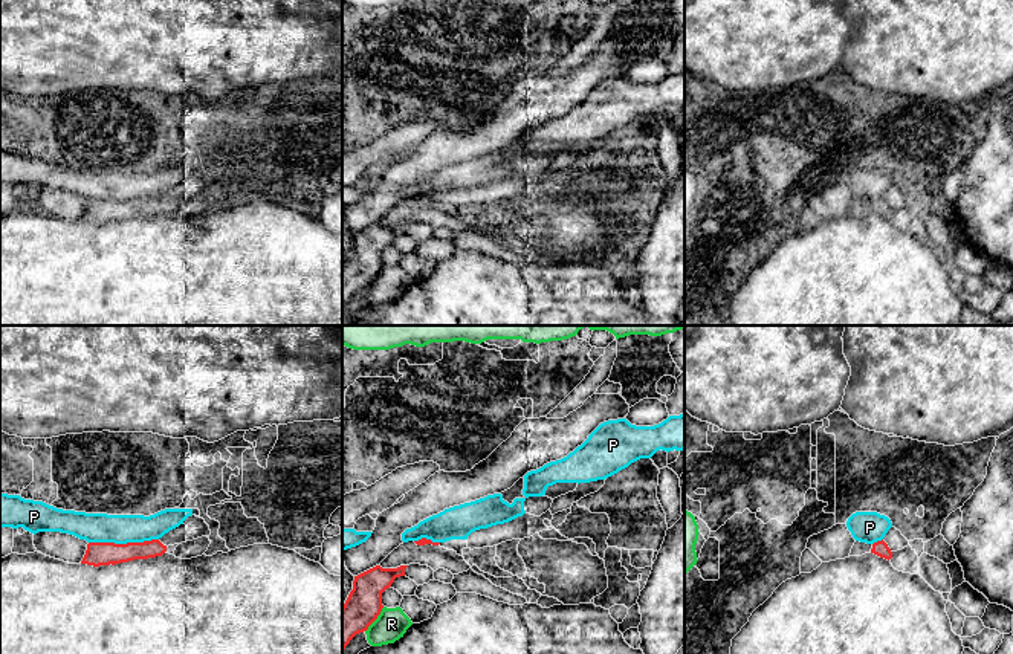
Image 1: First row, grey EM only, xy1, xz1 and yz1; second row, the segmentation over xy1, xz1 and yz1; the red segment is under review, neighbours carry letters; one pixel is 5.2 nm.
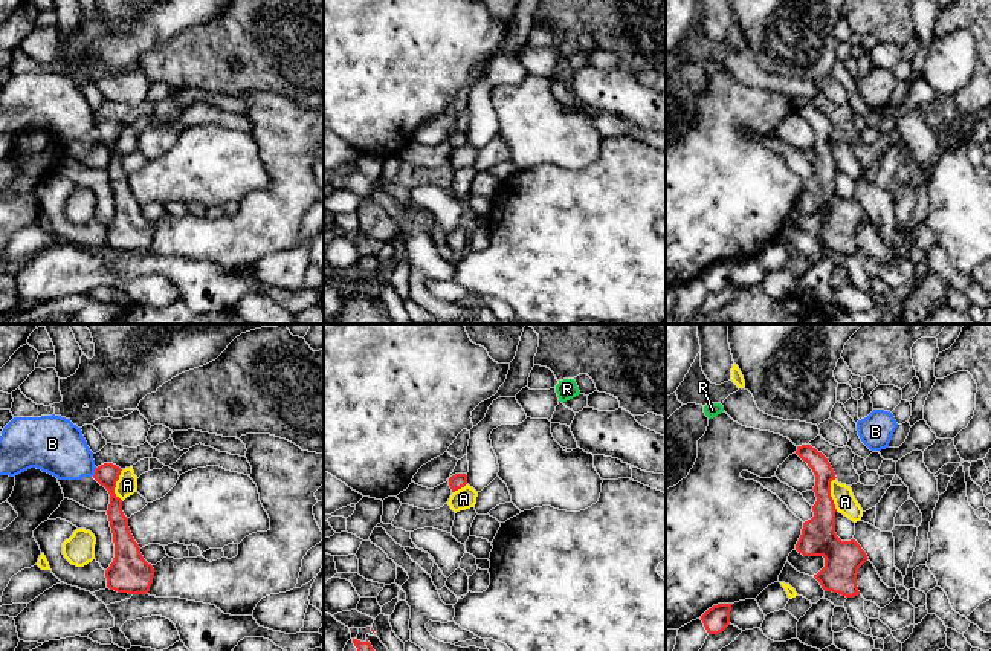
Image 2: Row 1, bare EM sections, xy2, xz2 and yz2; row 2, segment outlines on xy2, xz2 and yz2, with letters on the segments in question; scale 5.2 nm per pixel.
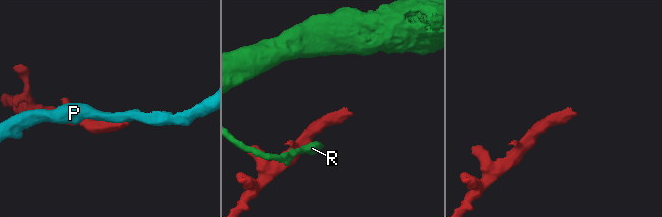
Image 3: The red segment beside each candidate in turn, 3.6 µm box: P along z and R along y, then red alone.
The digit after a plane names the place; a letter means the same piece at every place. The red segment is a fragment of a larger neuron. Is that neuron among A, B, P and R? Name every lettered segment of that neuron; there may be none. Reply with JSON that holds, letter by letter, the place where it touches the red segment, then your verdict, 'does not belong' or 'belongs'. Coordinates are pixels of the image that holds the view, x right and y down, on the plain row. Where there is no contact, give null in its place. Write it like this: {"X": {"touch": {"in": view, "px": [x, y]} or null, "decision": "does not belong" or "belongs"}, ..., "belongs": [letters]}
{"A": {"touch": {"in": "yz2", "px": [829, 152]}, "decision": "does not belong"}, "B": {"touch": {"in": "xy2", "px": [95, 130]}, "decision": "does not belong"}, "P": {"touch": {"in": "xy1", "px": [122, 202]}, "decision": "does not belong"}, "R": {"touch": {"in": "xz1", "px": [376, 275]}, "decision": "does not belong"}, "belongs": []}

